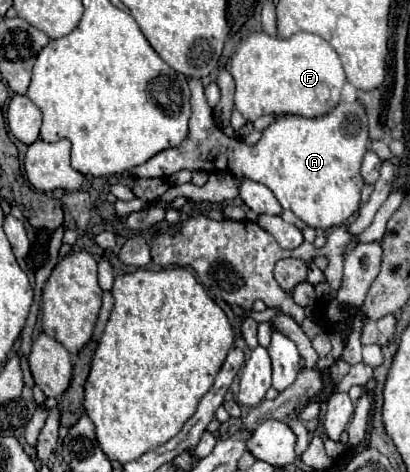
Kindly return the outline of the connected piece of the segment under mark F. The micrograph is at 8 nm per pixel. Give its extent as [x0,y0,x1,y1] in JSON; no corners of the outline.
[229,31,363,121]

